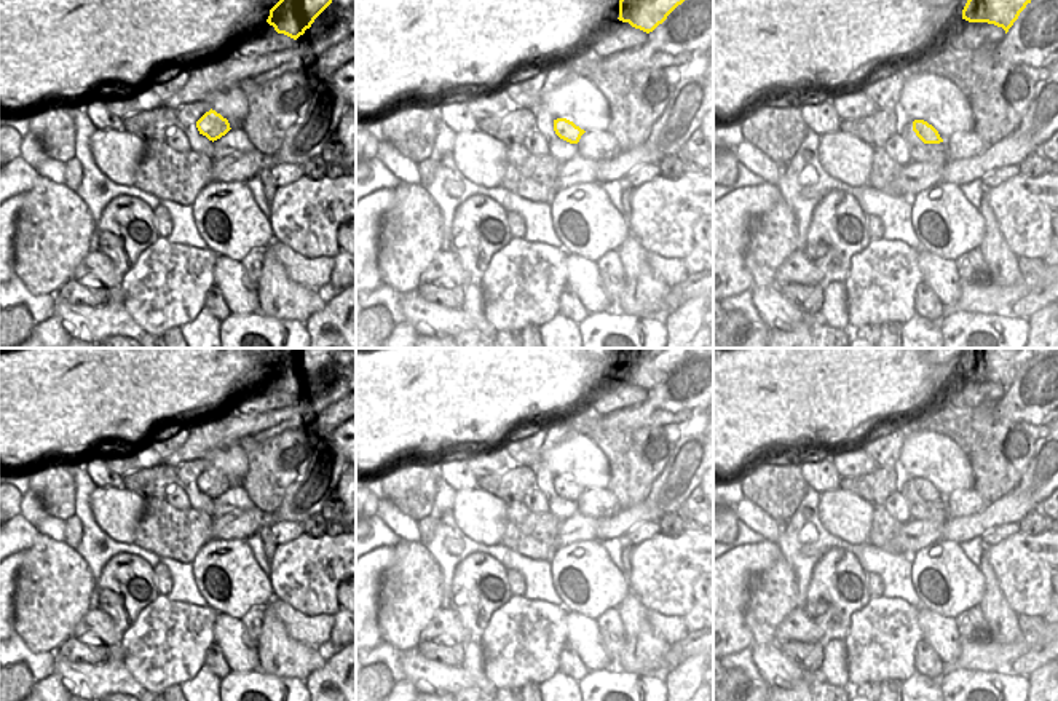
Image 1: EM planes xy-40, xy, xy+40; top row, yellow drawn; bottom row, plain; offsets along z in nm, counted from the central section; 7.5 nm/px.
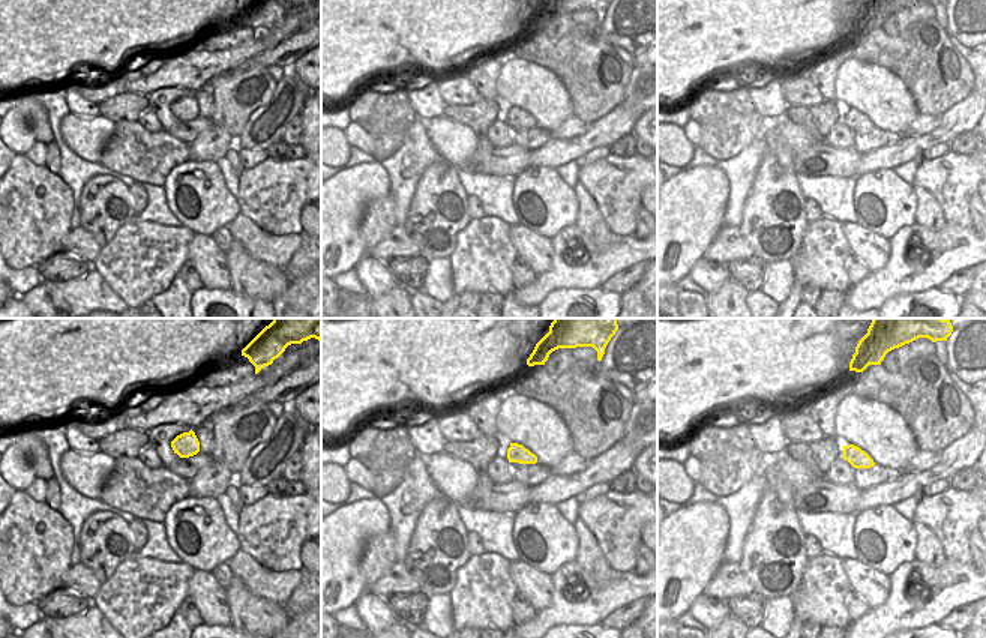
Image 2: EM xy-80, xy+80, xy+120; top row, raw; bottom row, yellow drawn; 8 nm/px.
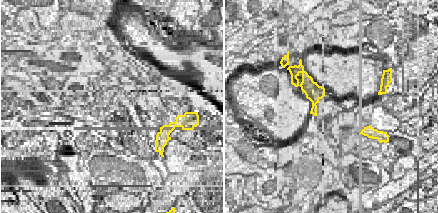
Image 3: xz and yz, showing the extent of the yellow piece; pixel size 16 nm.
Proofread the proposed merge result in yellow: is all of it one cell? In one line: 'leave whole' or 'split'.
split

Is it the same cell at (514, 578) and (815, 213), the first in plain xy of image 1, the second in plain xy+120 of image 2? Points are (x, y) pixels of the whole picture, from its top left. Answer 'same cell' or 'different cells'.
same cell

